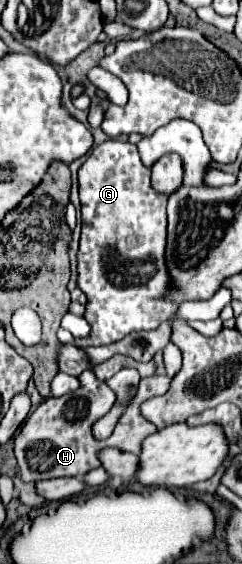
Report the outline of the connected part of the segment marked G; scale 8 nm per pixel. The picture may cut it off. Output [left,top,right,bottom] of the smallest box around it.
[72,139,178,347]

